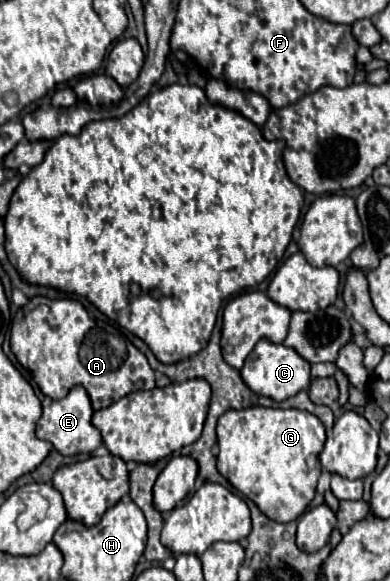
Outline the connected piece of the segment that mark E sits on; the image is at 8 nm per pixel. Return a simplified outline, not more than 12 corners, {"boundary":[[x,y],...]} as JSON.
{"boundary":[[77,385],[43,409],[37,437],[61,455],[91,453],[101,433]]}

